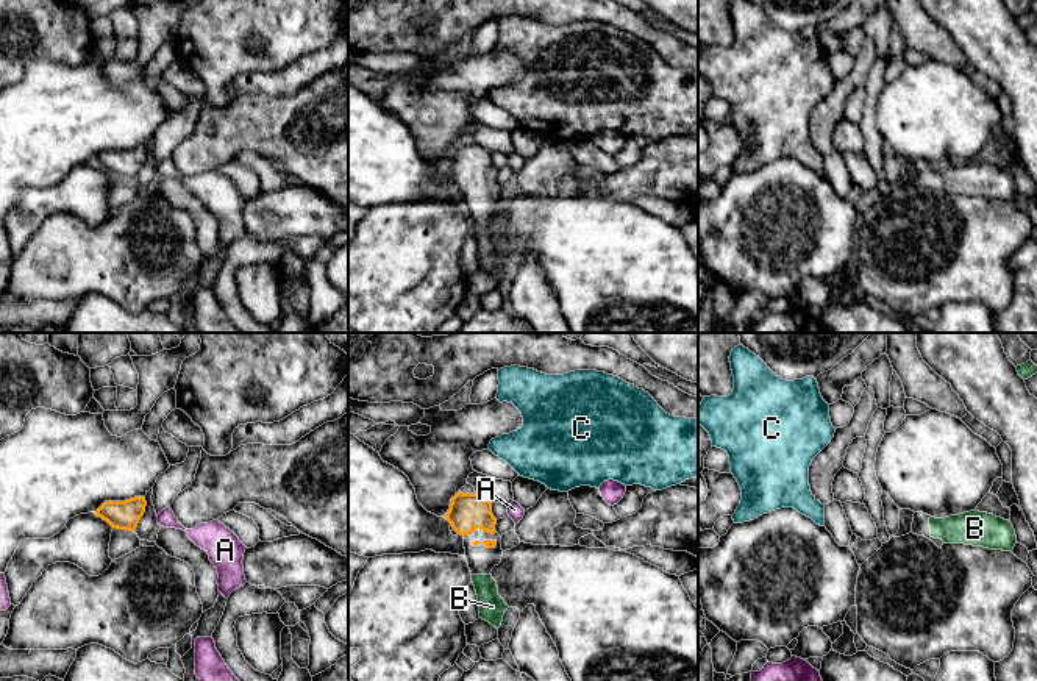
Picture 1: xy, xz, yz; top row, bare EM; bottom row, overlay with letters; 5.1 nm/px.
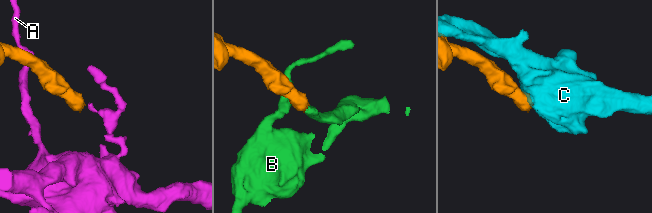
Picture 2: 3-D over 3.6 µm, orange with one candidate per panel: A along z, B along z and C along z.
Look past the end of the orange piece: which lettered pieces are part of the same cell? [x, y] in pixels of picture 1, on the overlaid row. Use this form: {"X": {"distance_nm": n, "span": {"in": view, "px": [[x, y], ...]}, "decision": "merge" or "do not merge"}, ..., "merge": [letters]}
{"A": {"distance_nm": 70, "span": {"in": "xz", "px": [[495, 519], [508, 514]]}, "decision": "do not merge"}, "B": {"distance_nm": 140, "span": {"in": "xz", "px": [[488, 547], [488, 575]]}, "decision": "merge"}, "C": {"distance_nm": 200, "span": {"in": "xz", "px": [[488, 500], [516, 470]]}, "decision": "do not merge"}, "merge": ["B"]}

